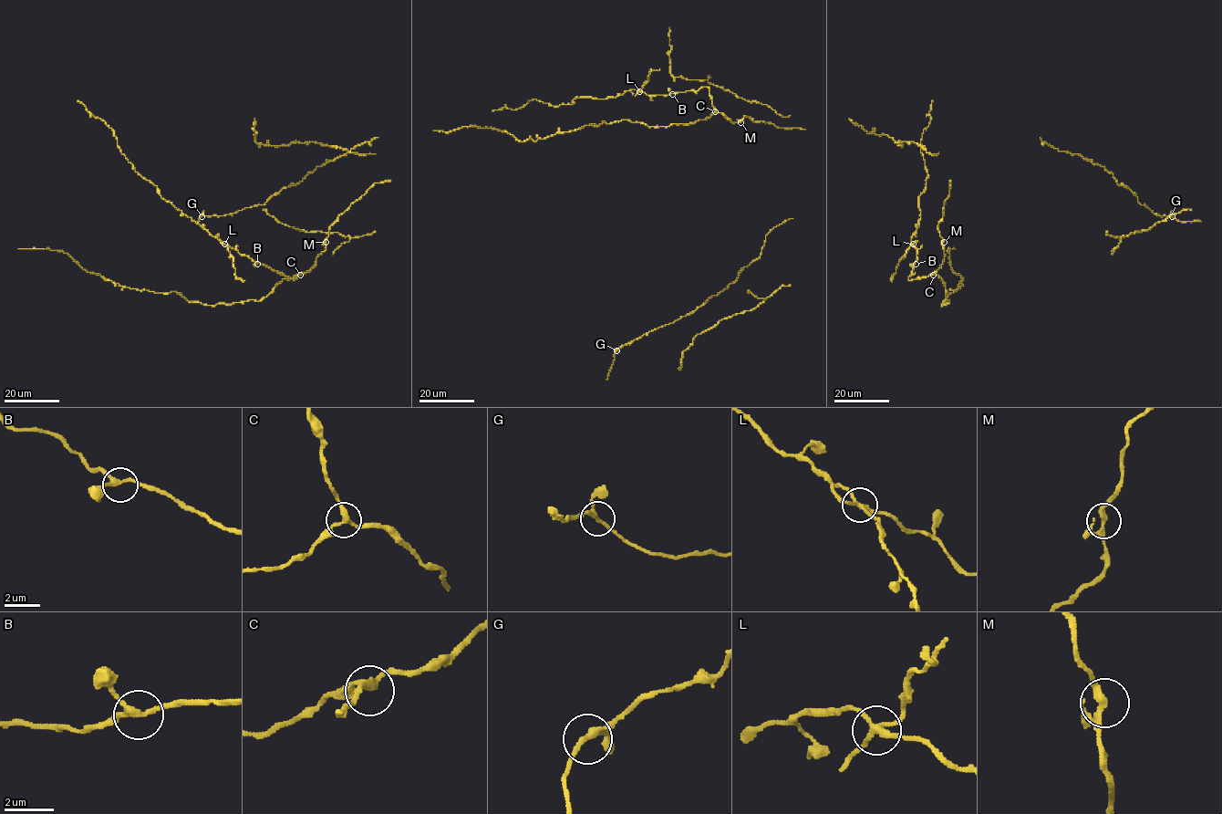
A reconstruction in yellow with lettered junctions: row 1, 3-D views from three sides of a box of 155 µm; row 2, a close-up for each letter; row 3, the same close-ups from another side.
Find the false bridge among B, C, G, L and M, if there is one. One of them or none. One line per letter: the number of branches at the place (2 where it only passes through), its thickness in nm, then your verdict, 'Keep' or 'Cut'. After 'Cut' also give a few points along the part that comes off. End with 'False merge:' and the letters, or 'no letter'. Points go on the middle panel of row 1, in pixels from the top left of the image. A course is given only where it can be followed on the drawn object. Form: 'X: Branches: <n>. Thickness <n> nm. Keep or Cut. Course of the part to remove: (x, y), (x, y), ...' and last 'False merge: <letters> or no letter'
B: Branches: 3. Thickness 200 nm. Keep
C: Branches: 3. Thickness 240 nm. Keep
G: Branches: 3. Thickness 200 nm. Keep
L: Branches: 4. Thickness 220 nm. Cut. Course of the part to remove: (639, 91), (649, 72), (659, 69)
M: Branches: 3. Thickness 220 nm. Keep
False merge: L

